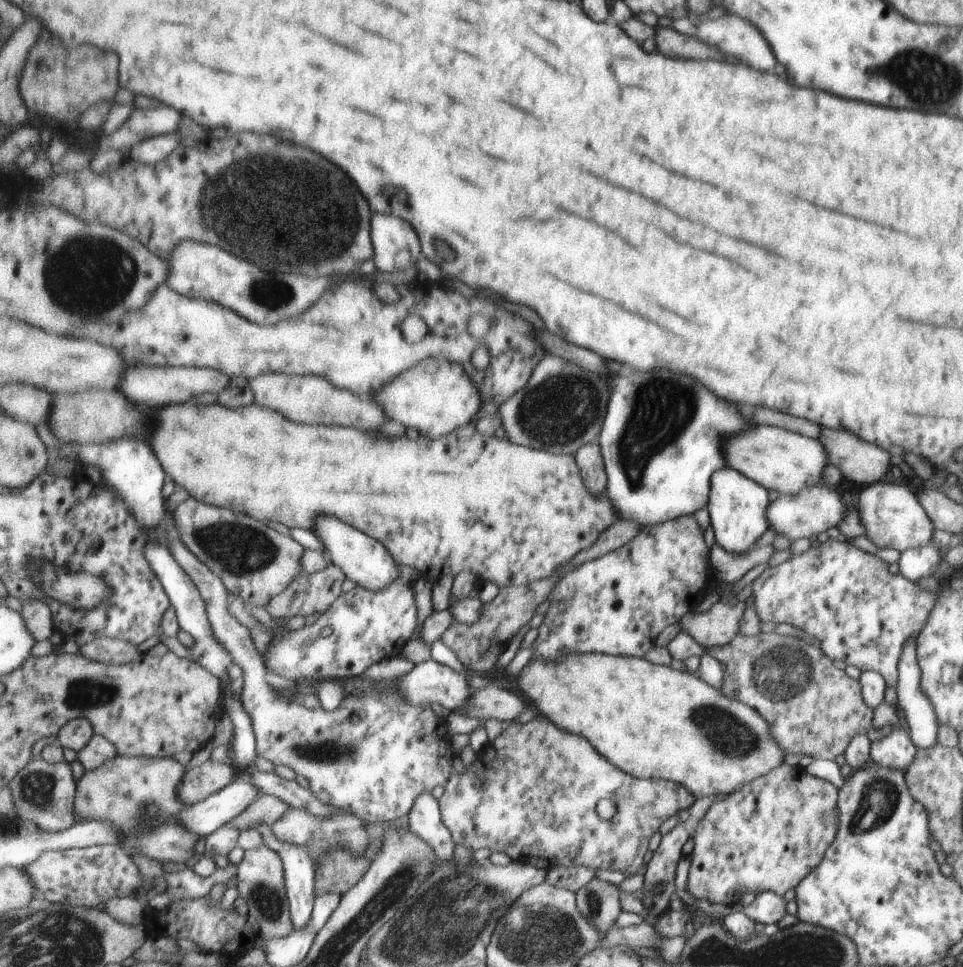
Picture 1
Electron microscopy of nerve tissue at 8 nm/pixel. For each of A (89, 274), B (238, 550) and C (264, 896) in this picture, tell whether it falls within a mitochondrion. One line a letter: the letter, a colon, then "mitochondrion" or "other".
A: mitochondrion
B: mitochondrion
C: mitochondrion

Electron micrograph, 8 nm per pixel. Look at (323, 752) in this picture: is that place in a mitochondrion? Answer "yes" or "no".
yes

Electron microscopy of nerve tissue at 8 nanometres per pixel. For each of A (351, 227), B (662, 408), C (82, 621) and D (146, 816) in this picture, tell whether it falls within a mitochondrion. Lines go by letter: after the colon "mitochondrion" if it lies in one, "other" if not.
A: mitochondrion
B: mitochondrion
C: other
D: mitochondrion

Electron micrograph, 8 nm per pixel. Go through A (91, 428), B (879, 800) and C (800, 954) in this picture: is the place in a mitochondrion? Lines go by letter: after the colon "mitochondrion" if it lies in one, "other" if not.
A: other
B: mitochondrion
C: mitochondrion

